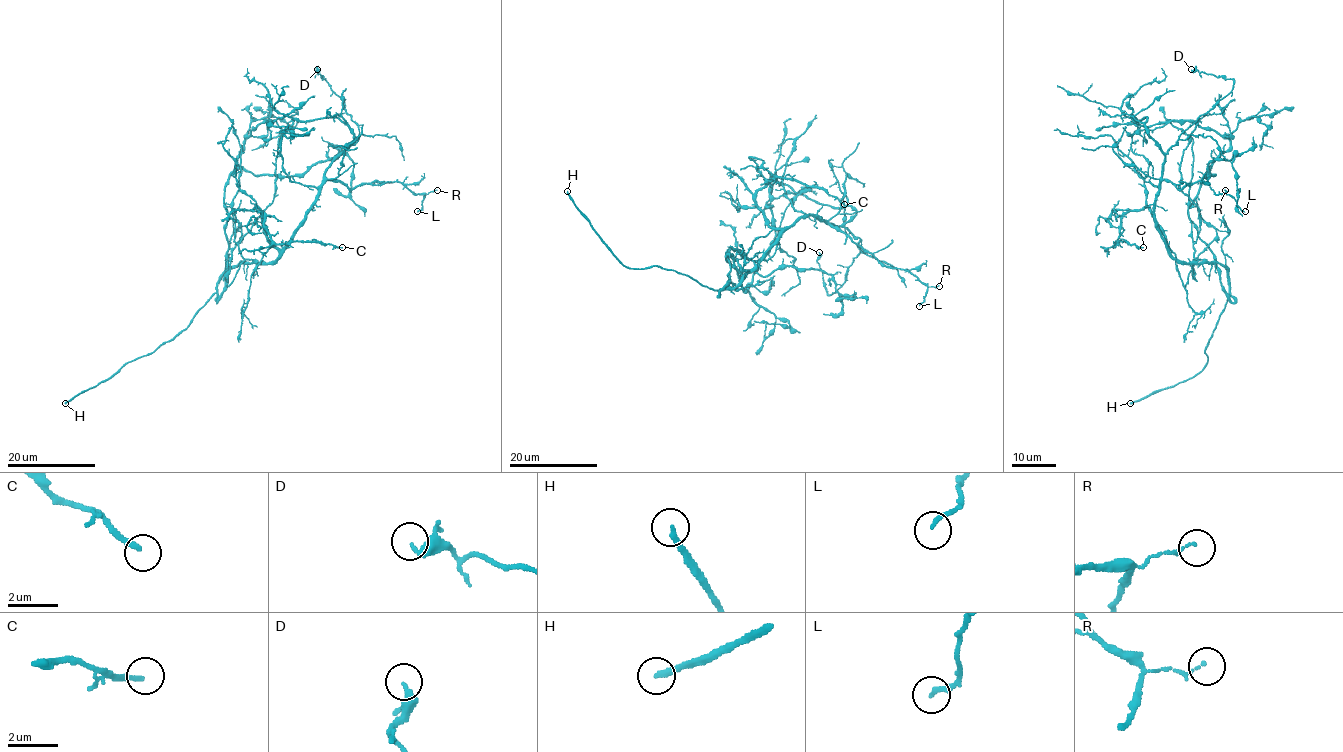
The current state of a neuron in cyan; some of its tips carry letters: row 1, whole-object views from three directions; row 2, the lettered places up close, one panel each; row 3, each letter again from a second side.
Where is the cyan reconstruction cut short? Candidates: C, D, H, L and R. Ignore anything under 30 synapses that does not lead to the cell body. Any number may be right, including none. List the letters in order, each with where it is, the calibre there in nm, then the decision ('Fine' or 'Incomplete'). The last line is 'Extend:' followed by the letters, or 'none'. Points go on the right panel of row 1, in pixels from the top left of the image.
C: Place: (1143, 247). Thickness 200 nm. Fine
D: Place: (1191, 69). Thickness 240 nm. Fine
H: Place: (1130, 403). Thickness 240 nm. Incomplete
L: Place: (1245, 211). Thickness 160 nm. Fine
R: Place: (1225, 190). Thickness 90 nm. Fine
Extend: H

